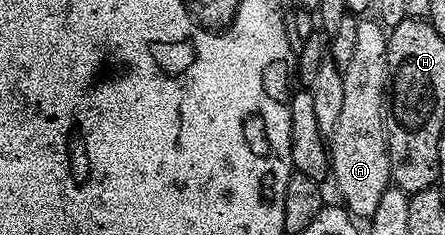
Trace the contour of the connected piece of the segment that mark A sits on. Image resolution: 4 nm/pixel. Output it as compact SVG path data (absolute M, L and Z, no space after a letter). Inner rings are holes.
M363 19L359 21L357 27L357 43L355 45L353 60L349 63L349 67L343 70L343 98L341 99L341 116L337 119L337 127L334 133L329 137L329 152L331 155L331 172L330 176L335 177L335 185L339 188L339 193L343 196L342 204L348 213L356 219L369 219L373 215L373 211L377 211L377 203L381 203L381 195L385 195L385 191L392 184L391 180L391 164L389 163L389 155L387 154L387 135L385 132L385 90L387 83L387 34L388 30L380 25L378 20Z

